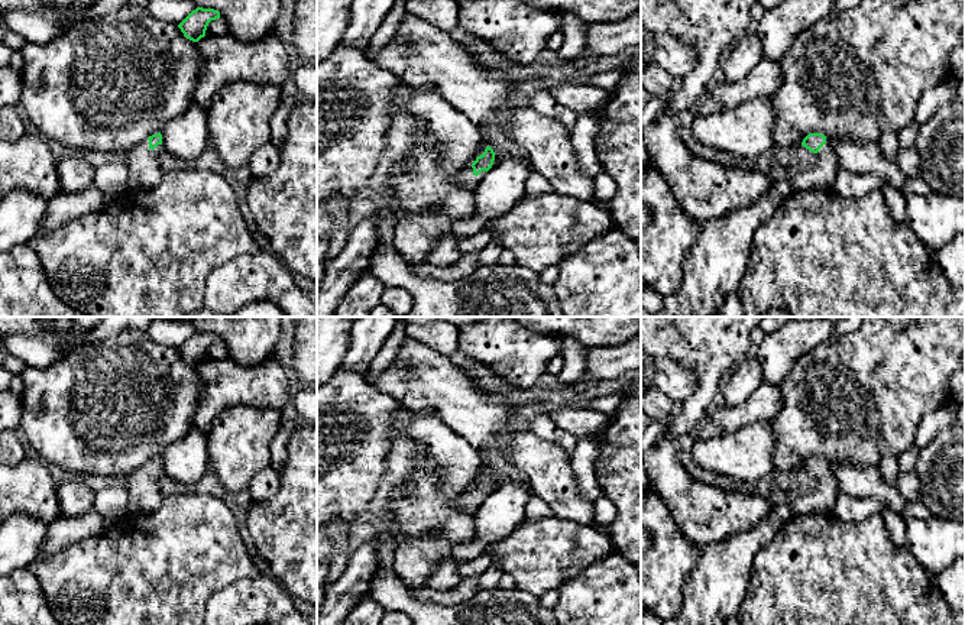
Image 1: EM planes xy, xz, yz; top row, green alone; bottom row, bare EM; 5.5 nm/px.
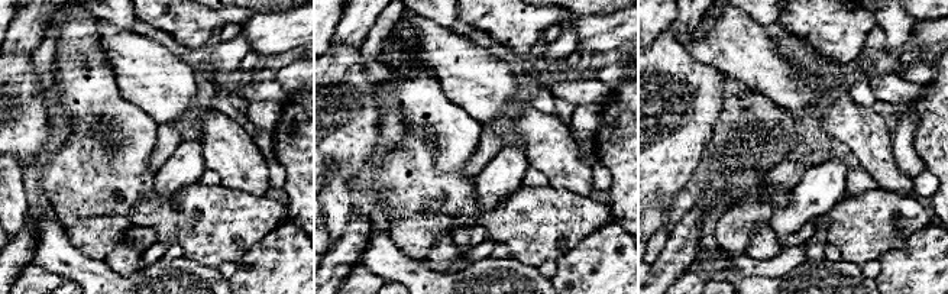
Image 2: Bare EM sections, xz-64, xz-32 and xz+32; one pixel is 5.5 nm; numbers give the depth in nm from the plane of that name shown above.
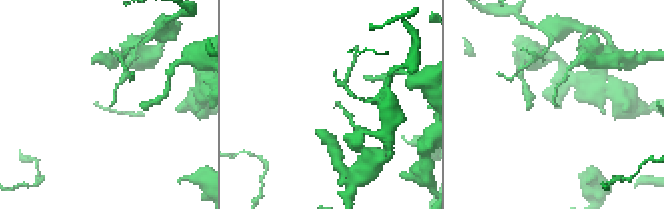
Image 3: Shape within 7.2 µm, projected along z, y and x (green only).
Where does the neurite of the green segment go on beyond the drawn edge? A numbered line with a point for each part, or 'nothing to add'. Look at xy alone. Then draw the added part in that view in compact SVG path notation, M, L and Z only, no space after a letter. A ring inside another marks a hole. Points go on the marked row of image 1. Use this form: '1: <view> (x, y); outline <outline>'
1: xy (143, 164); outline M148 139L126 152L124 162L130 172L130 187L133 190L155 188L161 182L163 177L161 153L162 145L152 150Z

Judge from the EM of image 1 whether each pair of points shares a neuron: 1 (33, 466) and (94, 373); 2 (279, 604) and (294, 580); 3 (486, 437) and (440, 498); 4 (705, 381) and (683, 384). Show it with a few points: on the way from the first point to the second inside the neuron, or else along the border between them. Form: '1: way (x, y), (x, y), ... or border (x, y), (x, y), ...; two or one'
1: border (38, 456), (48, 465); two
2: border (269, 575), (291, 596); two
3: border (450, 428), (479, 450); two
4: border (673, 359), (696, 379), (685, 402); two

